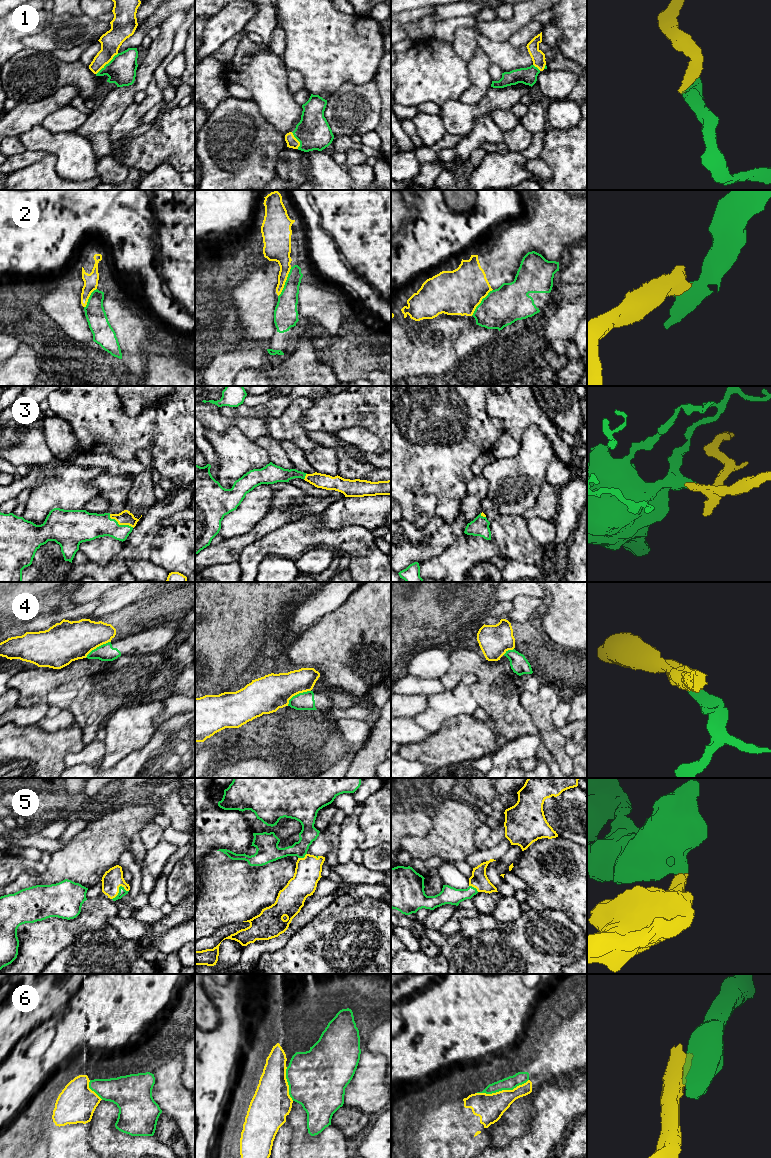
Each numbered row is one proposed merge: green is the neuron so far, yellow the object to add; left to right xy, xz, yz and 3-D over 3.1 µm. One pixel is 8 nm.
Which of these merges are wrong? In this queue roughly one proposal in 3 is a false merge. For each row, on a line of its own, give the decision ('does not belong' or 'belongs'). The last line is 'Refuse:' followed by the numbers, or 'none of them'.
1: belongs
2: does not belong
3: belongs
4: does not belong
5: belongs
6: does not belong
Refuse: 2, 4, 6

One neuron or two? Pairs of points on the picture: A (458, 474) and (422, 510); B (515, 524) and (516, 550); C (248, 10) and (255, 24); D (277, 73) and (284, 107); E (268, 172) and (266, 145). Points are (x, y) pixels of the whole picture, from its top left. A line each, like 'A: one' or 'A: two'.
A: two
B: one
C: two
D: one
E: one

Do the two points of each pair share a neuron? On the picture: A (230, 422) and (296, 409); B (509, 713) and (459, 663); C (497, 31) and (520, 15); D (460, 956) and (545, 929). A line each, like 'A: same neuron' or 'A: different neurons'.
A: same neuron
B: same neuron
C: same neuron
D: same neuron

